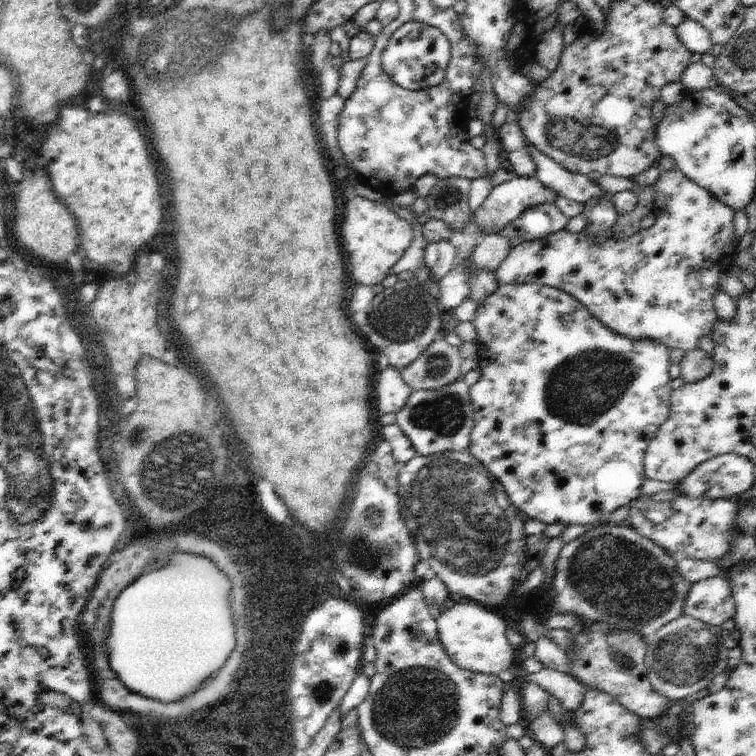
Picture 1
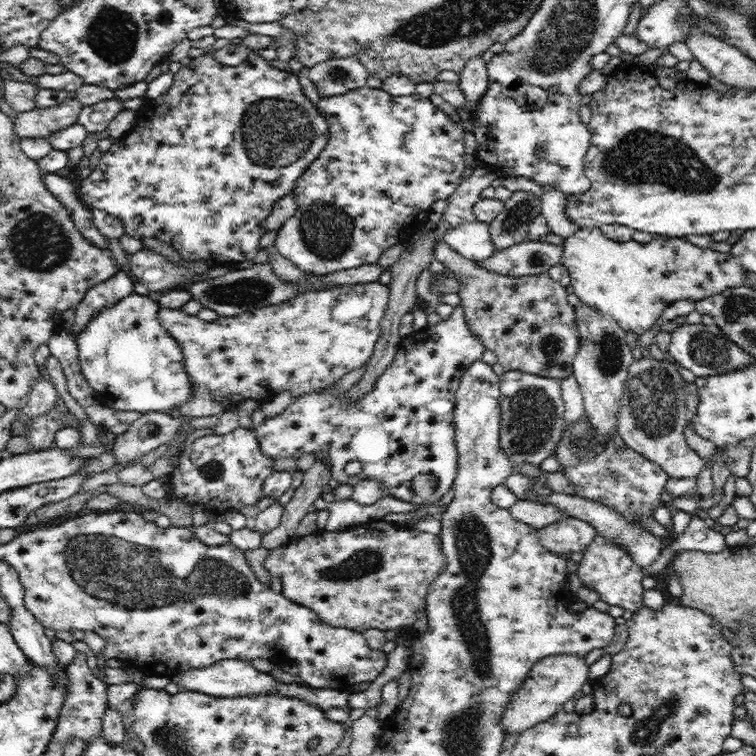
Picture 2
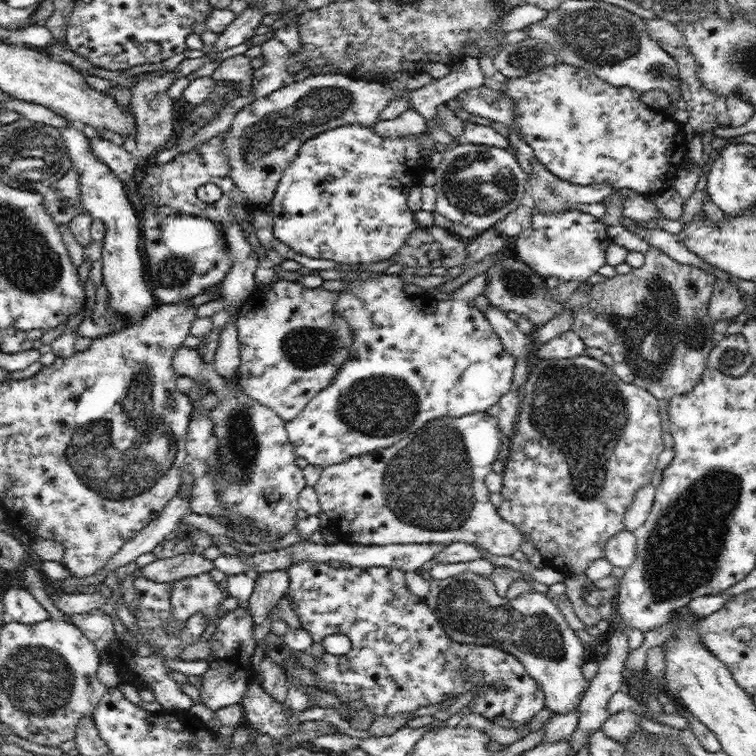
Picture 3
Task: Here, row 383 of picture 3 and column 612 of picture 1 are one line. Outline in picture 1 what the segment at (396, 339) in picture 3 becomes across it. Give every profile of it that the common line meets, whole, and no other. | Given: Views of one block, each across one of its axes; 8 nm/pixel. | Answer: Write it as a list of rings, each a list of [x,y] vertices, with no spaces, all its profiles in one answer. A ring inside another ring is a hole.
[[[513,284],[513,286],[499,286],[491,296],[485,298],[485,302],[475,310],[475,334],[479,344],[479,360],[477,368],[481,368],[481,378],[477,384],[469,388],[469,398],[473,406],[473,418],[475,426],[469,436],[469,452],[497,478],[497,482],[503,486],[509,502],[519,510],[525,512],[529,520],[543,522],[547,526],[551,524],[565,524],[567,526],[585,526],[593,528],[607,520],[607,516],[623,506],[629,506],[631,502],[641,498],[641,488],[645,484],[645,472],[643,472],[643,456],[645,450],[655,436],[655,432],[661,428],[661,424],[671,414],[671,386],[669,386],[669,352],[659,342],[653,340],[627,340],[623,336],[617,336],[611,332],[611,328],[603,326],[591,312],[575,300],[571,294],[551,288],[551,286],[539,286],[539,284]]]

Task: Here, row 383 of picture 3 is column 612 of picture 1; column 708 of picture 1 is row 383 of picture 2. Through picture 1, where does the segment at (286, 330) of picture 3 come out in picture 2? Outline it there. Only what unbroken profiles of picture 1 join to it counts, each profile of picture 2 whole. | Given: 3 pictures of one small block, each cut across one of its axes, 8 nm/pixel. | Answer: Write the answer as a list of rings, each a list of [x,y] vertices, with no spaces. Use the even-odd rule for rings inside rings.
[[[378,280],[372,284],[302,292],[294,300],[230,318],[222,316],[214,322],[188,316],[182,308],[160,308],[160,324],[184,350],[192,396],[178,406],[176,414],[142,414],[126,434],[116,436],[116,462],[128,464],[168,444],[178,434],[180,416],[220,416],[226,408],[244,400],[256,400],[264,406],[286,390],[292,392],[292,400],[330,390],[344,374],[362,368],[370,360],[388,302],[390,286]]]

